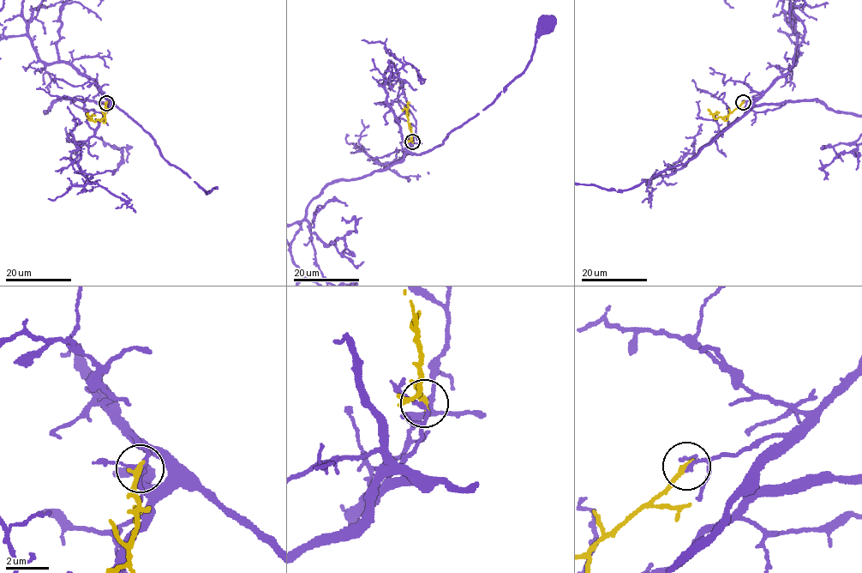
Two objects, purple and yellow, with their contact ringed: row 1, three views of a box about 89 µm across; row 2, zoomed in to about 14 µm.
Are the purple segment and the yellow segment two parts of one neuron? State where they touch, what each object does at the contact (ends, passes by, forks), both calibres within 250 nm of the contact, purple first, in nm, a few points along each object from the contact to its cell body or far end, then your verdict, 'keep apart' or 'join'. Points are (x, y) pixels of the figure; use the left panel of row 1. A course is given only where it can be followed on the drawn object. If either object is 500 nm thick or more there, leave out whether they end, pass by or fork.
place (106, 103); purple passes by; yellow ends; calibres 130 and 280 nm; course purple (106, 102), (106, 98), (150, 133), (170, 165), (184, 171), (207, 193), (216, 189), (208, 189), (213, 189); course yellow (106, 102), (104, 117), (100, 121), (94, 122), (88, 112); keep apart

